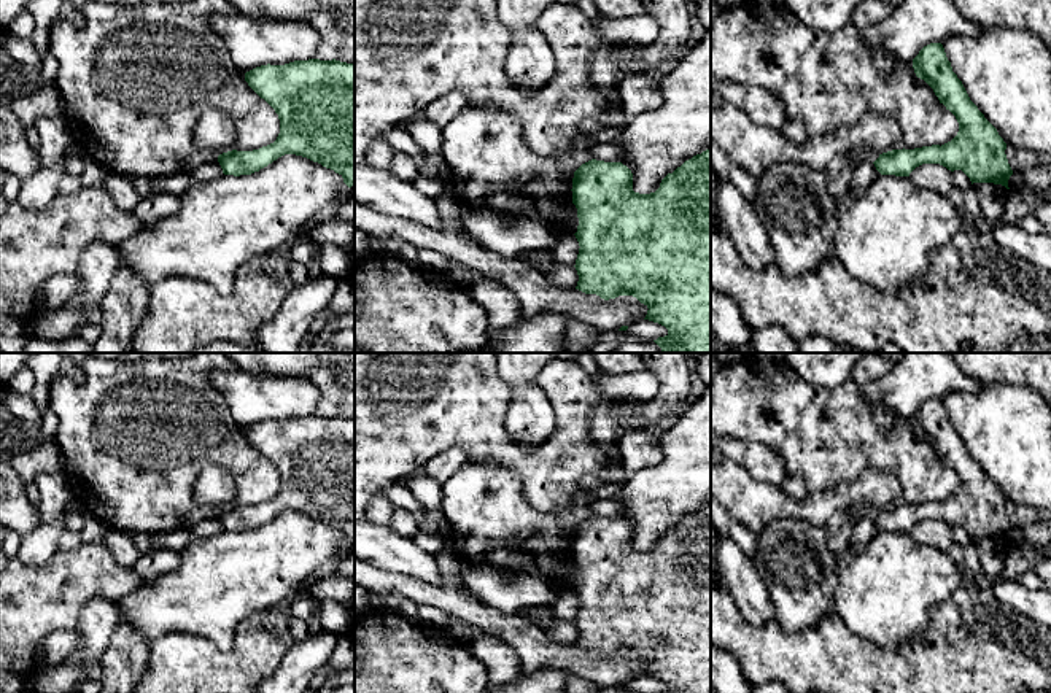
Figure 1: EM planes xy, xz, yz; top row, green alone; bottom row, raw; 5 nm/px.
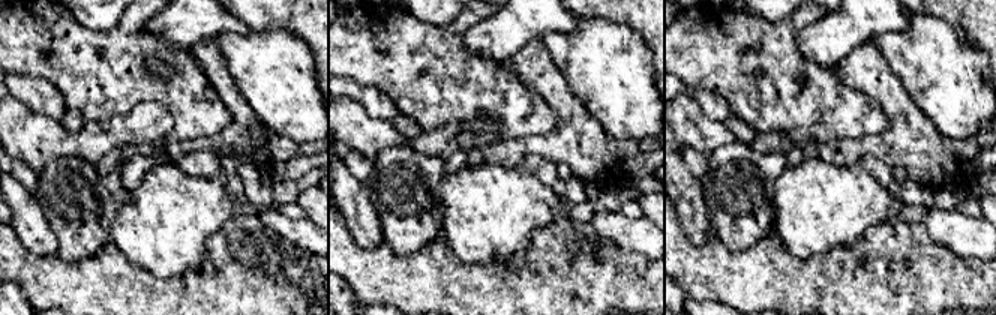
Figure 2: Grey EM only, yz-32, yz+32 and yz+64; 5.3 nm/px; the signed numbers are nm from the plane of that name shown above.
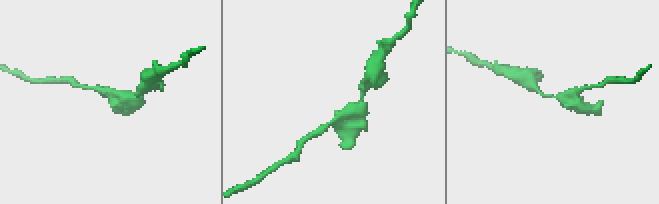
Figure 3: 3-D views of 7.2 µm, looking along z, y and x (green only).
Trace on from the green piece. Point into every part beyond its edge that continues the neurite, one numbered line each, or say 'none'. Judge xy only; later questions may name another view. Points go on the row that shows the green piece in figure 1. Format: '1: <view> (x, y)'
none

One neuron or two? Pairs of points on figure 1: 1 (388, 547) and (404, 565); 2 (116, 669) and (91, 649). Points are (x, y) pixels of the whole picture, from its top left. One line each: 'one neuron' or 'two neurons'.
1: one neuron
2: two neurons

